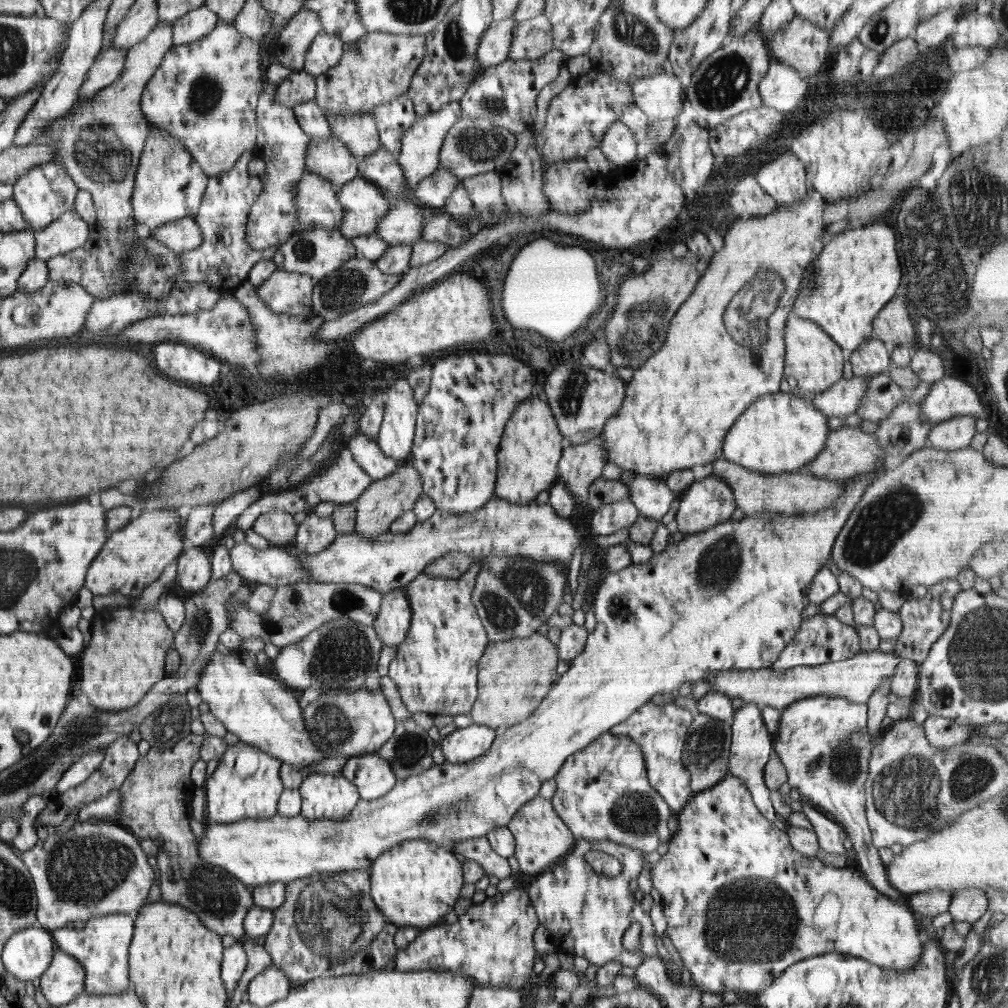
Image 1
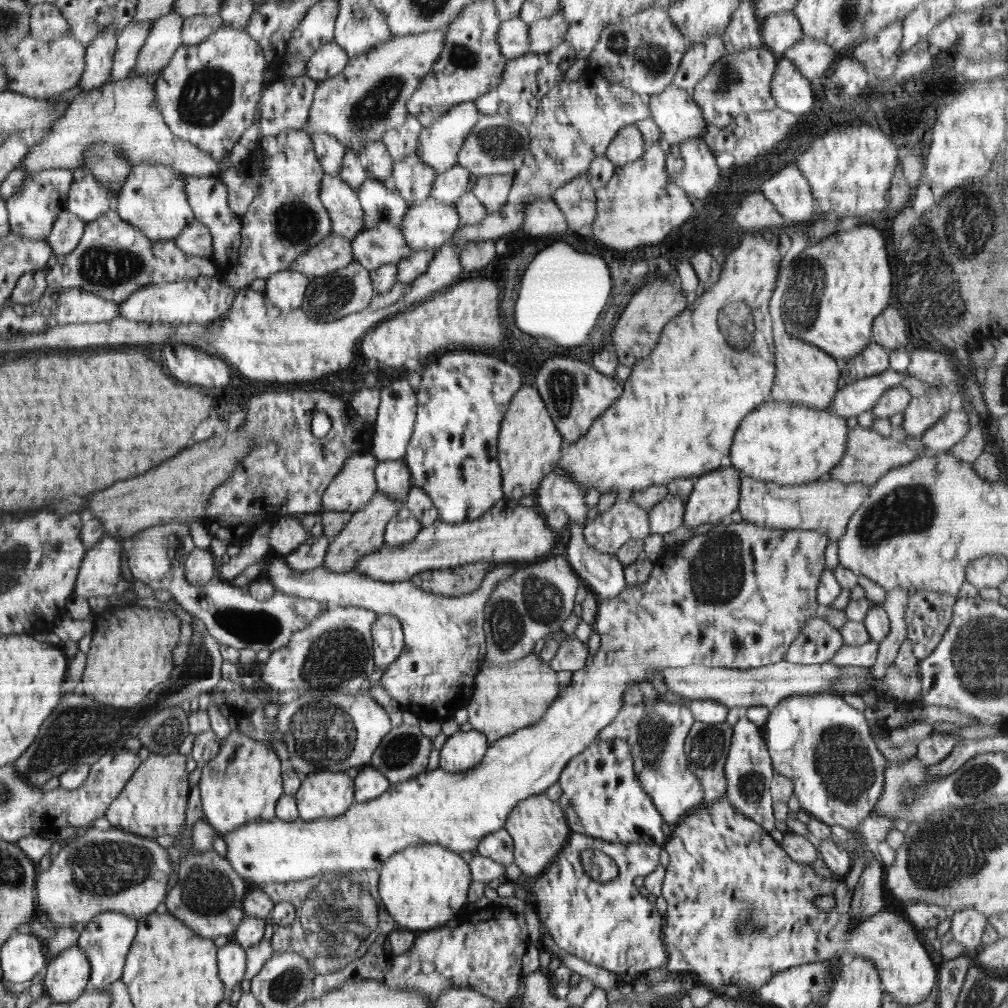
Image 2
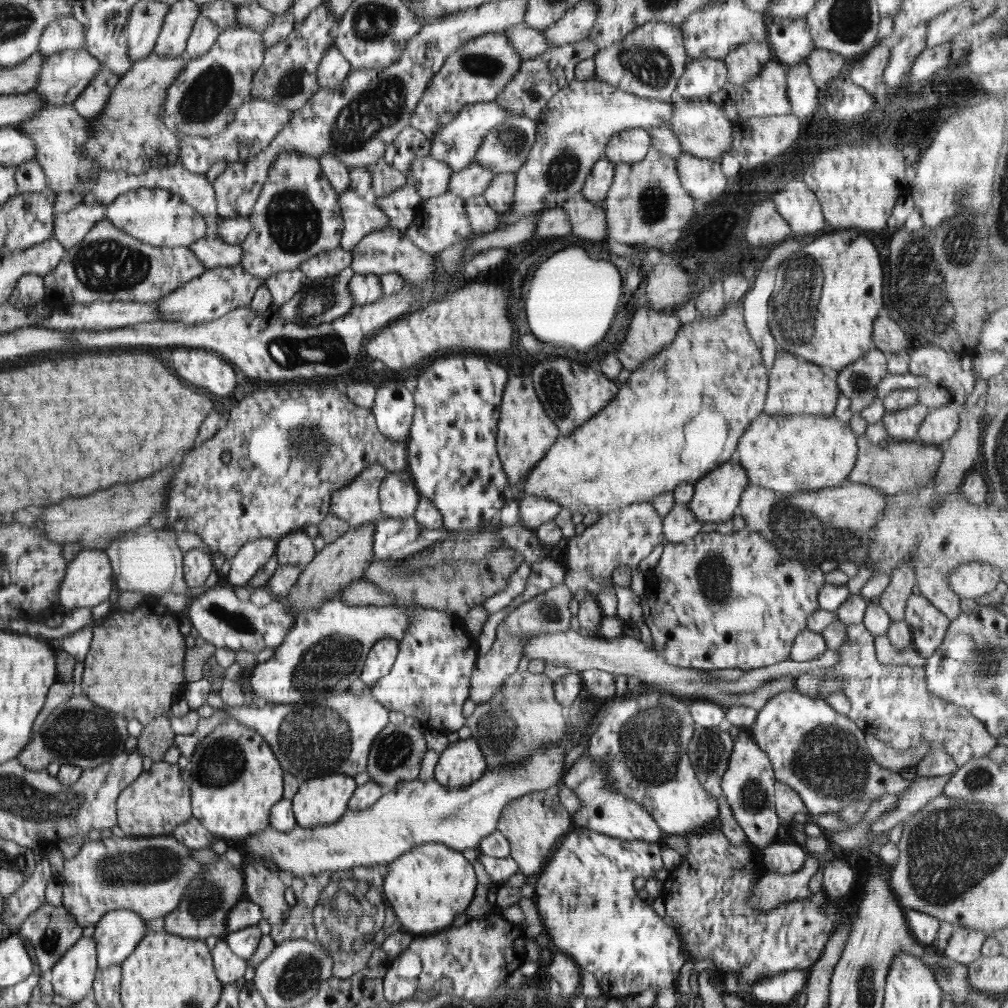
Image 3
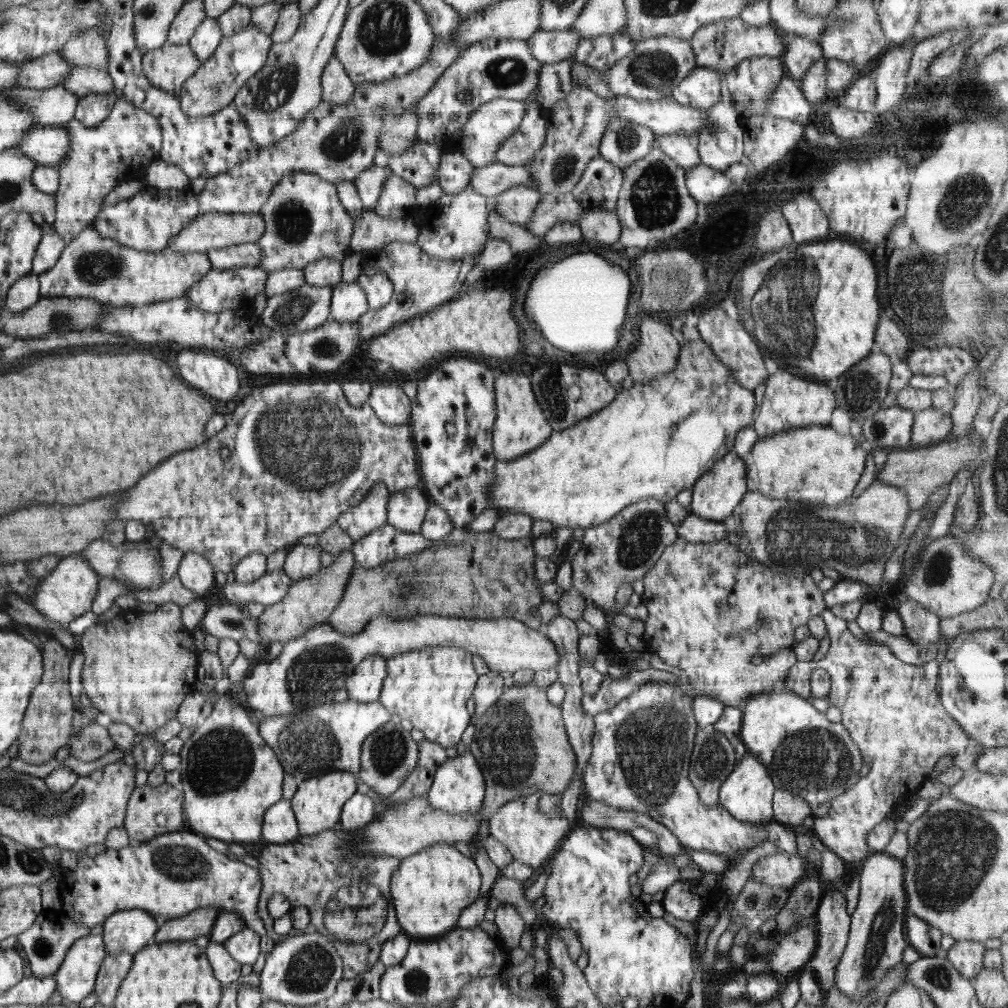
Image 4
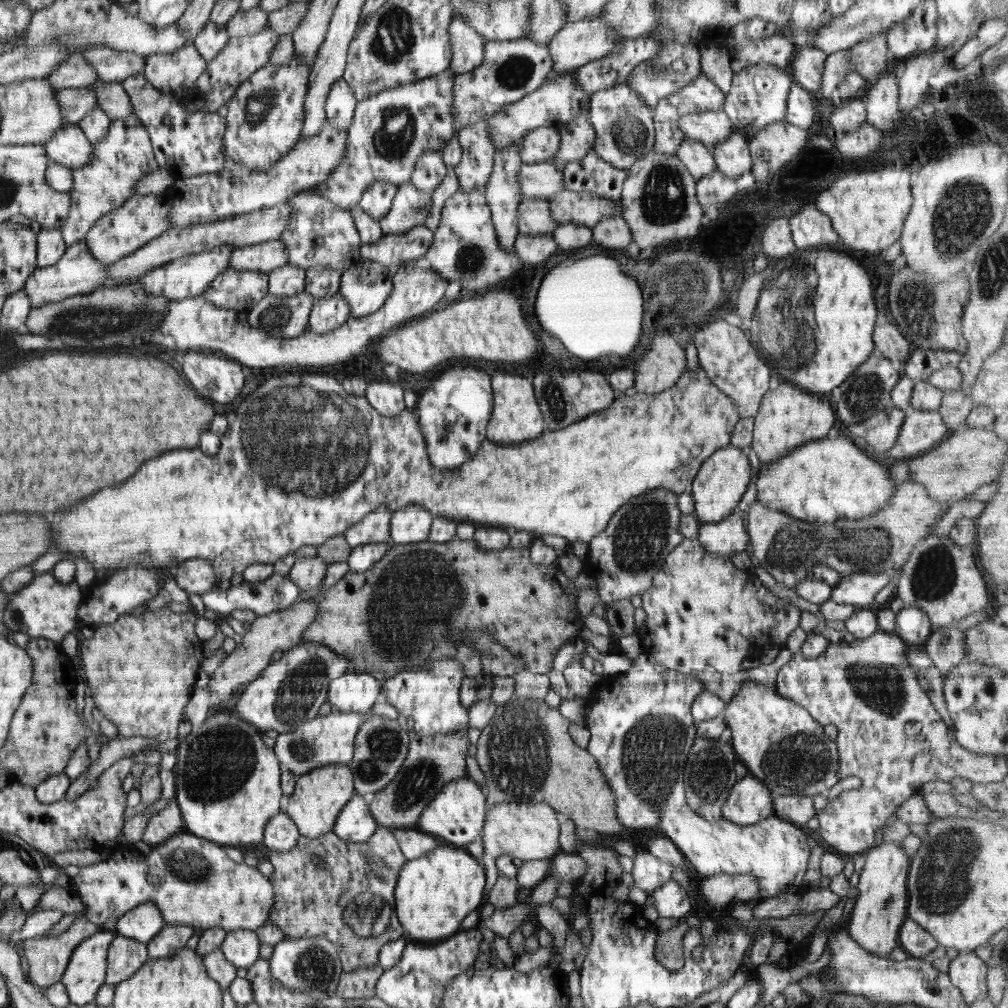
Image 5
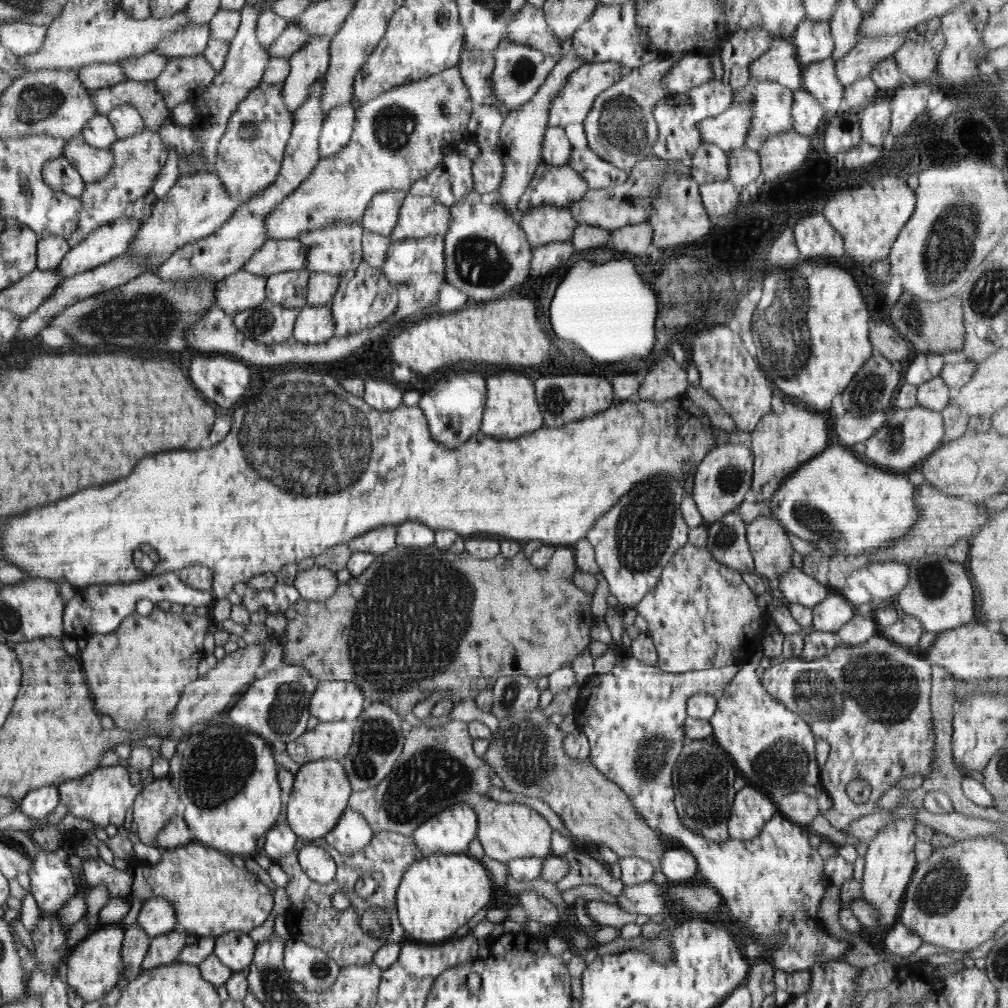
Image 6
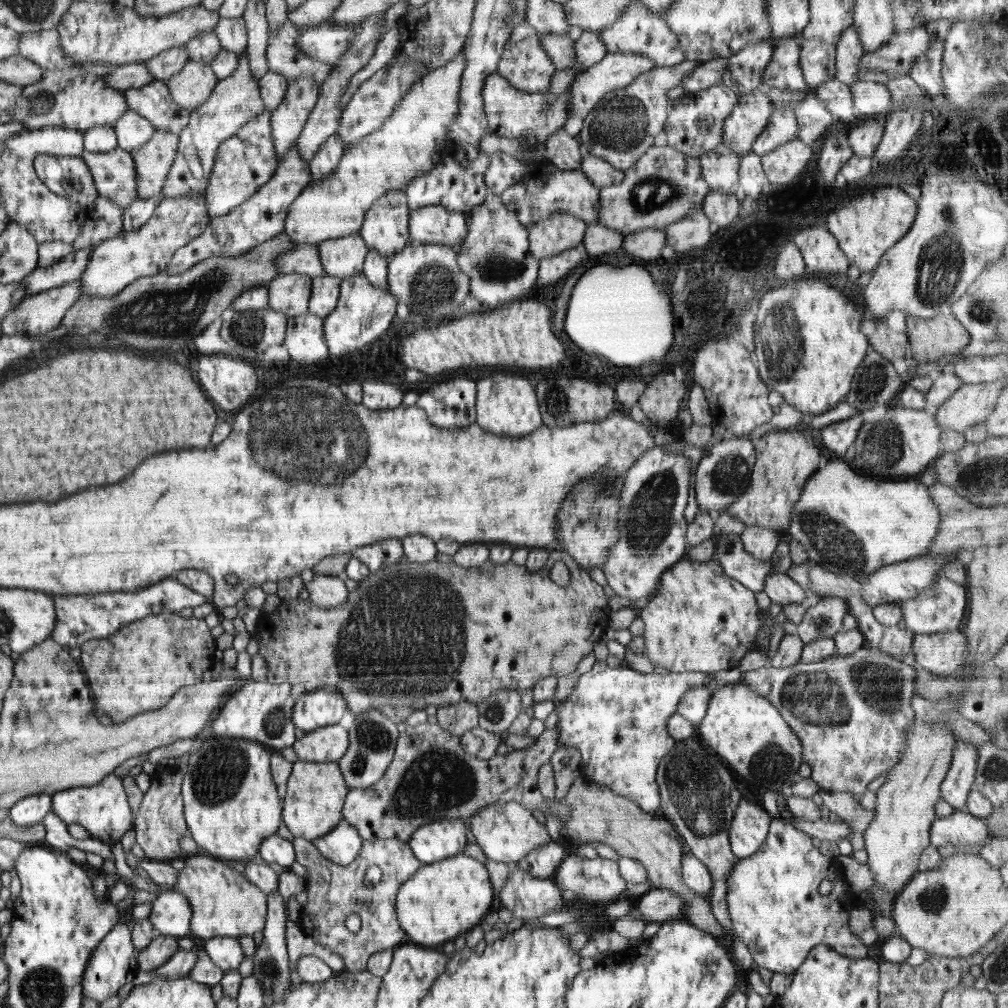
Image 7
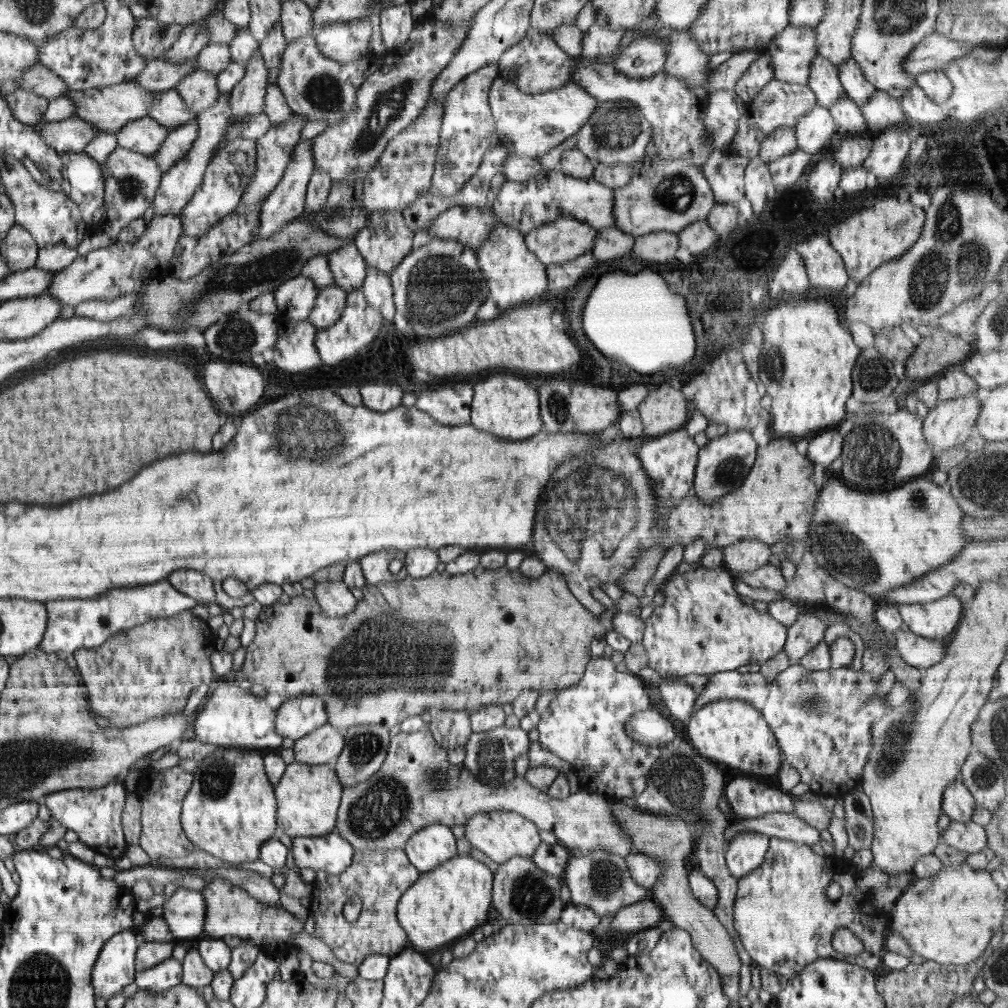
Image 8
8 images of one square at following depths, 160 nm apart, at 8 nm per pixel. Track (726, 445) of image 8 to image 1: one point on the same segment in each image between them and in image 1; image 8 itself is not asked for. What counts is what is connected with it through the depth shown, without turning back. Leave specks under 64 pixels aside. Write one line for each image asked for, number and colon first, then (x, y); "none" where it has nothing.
1: (704, 504)
2: (716, 494)
3: (716, 496)
4: (722, 487)
5: (719, 485)
6: (725, 474)
7: (723, 474)

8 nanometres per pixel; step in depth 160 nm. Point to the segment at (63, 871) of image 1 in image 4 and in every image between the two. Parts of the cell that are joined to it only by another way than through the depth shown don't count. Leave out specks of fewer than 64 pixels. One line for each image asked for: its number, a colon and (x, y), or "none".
2: (103, 871)
3: (148, 875)
4: (174, 875)

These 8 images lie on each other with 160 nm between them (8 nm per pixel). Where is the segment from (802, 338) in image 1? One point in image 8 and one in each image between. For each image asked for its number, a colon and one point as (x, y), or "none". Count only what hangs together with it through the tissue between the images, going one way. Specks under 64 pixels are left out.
2: (805, 375)
3: (796, 386)
4: (791, 401)
5: (788, 417)
6: (781, 442)
7: (784, 461)
8: (599, 512)

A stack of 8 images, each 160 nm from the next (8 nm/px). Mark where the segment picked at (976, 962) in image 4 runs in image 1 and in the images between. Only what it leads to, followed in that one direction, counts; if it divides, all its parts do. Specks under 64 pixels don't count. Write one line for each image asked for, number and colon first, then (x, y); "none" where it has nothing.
1: (968, 905)
2: (967, 927)
3: (964, 946)

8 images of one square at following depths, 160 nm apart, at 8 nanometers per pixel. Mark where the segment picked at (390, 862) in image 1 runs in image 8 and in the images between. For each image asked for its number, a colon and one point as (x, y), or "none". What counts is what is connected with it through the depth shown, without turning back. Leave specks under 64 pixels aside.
2: (424, 886)
3: (430, 887)
4: (429, 891)
5: (434, 894)
6: (438, 894)
7: (441, 900)
8: (451, 900)

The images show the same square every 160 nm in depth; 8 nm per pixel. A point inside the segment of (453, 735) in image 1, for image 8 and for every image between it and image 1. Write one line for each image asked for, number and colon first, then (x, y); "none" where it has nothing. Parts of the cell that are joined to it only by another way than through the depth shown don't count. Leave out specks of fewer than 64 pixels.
2: (462, 751)
3: (462, 763)
4: (458, 787)
5: (456, 815)
6: (449, 832)
7: (434, 842)
8: (433, 845)

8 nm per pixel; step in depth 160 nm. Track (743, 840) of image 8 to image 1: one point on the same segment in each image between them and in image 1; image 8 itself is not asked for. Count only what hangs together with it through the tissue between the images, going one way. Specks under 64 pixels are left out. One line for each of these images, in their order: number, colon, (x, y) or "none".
1: (751, 744)
2: (748, 769)
3: (748, 785)
4: (747, 794)
5: (749, 801)
6: (751, 809)
7: (748, 830)

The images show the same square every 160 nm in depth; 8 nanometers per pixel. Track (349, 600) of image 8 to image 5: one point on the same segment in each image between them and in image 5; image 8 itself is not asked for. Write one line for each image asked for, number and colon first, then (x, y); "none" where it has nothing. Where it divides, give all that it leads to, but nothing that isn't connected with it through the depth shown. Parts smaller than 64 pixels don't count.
5: (307, 574)
6: (318, 583)
7: (325, 592)

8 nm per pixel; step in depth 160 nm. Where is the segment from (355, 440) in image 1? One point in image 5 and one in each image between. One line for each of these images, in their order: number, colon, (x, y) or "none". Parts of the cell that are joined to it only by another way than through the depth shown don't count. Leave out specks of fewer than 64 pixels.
2: (393, 478)
3: (399, 498)
4: (406, 510)
5: (412, 524)

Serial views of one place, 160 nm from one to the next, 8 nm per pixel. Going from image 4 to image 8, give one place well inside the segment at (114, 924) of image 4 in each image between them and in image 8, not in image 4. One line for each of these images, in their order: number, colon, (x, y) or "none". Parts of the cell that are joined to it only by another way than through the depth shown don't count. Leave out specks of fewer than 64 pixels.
5: (142, 924)
6: (157, 916)
7: (171, 914)
8: (184, 911)

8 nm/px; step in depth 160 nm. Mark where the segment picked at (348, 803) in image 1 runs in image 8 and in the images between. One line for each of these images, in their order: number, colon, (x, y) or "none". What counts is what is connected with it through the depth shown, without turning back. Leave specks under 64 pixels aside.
2: (321, 794)
3: (319, 801)
4: (317, 804)
5: (319, 795)
6: (321, 789)
7: (315, 792)
8: (308, 797)

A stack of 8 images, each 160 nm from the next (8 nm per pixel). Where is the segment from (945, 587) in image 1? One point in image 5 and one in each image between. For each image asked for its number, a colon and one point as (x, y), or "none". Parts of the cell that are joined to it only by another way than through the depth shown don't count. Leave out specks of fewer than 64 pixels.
2: (928, 615)
3: (928, 625)
4: (921, 626)
5: (912, 625)

